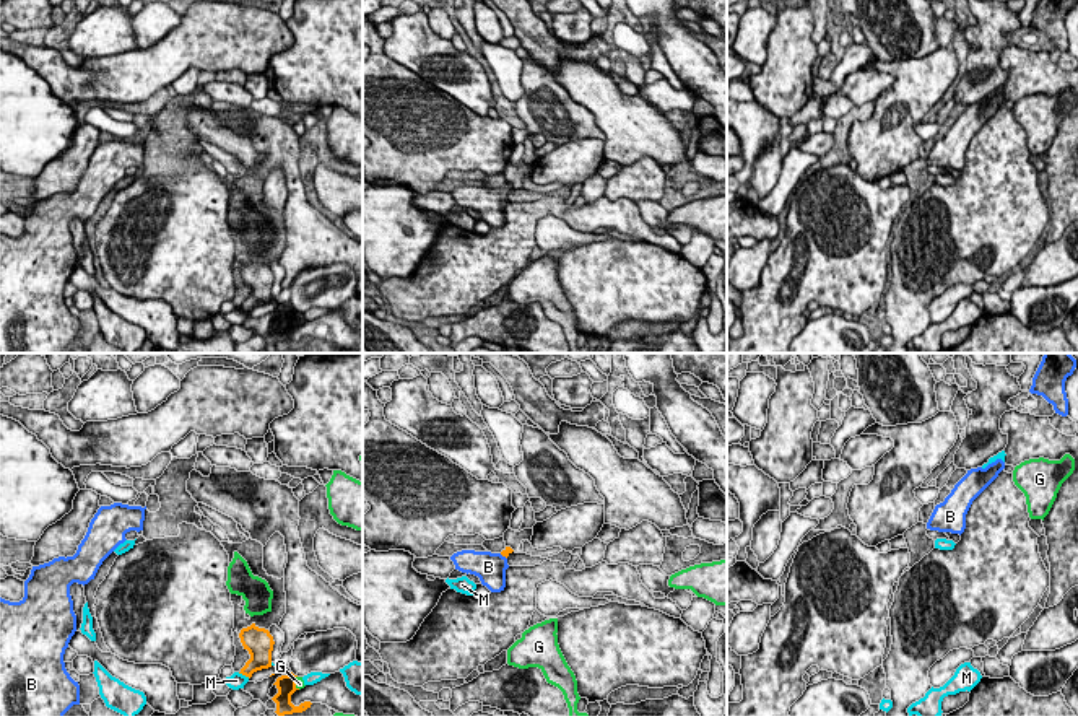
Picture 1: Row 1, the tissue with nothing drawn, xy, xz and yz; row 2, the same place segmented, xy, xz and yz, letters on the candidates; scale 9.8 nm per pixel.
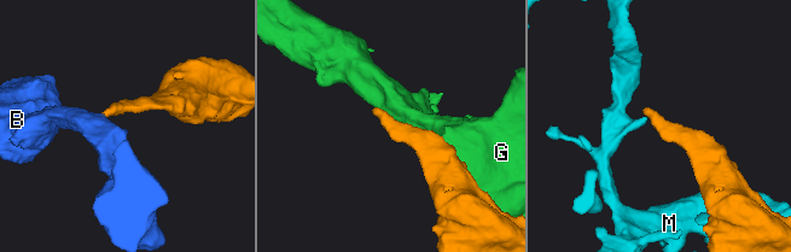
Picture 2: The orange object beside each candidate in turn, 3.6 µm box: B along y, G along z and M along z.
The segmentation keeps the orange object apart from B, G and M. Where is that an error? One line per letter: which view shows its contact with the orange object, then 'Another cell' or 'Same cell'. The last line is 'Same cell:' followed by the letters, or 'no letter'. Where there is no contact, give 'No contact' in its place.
B: Touches orange in xz. Same cell
G: Touches orange in xy. Another cell
M: Touches orange in xy. Another cell
Same cell: B

